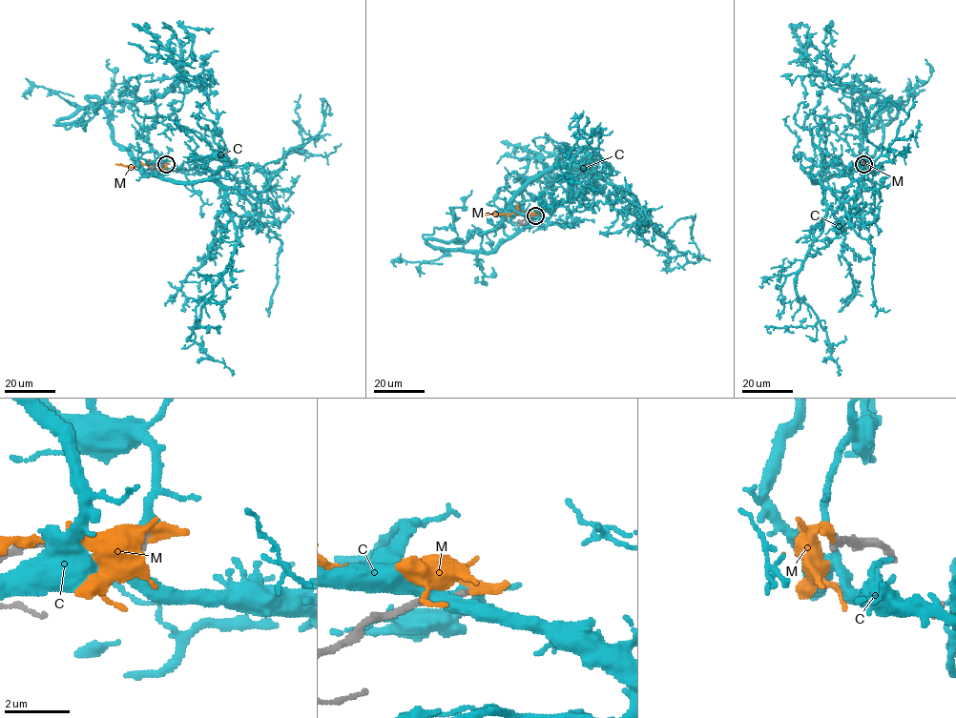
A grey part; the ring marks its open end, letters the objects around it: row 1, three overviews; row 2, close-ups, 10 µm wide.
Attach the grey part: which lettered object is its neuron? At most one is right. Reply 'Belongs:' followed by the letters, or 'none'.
Belongs: M

